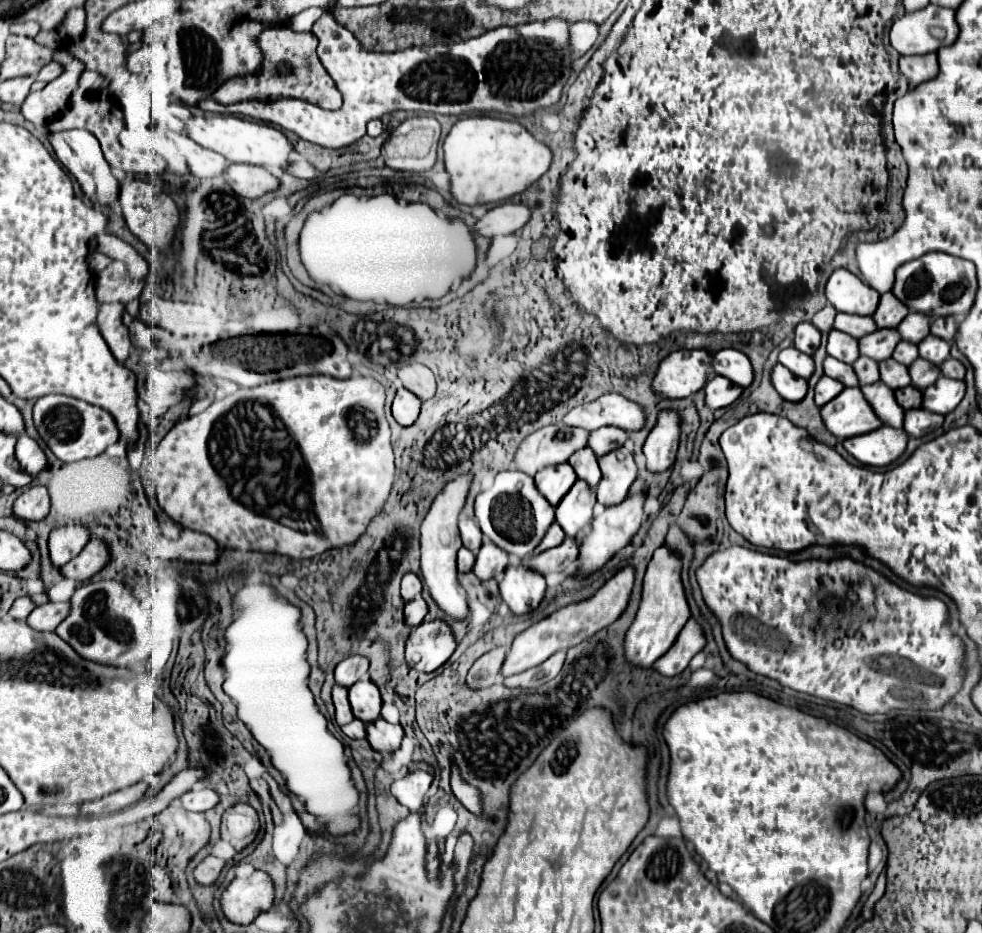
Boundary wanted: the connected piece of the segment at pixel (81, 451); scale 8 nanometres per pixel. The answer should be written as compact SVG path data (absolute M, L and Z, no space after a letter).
M45 395L37 399L33 407L35 427L53 455L63 463L73 463L101 455L109 445L117 441L117 425L113 417L95 405L67 395Z

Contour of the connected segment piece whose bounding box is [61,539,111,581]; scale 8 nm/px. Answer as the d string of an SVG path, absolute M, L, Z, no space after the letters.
M91 539L75 559L61 567L61 573L75 581L87 581L95 573L99 573L109 561L111 553L107 549L107 543L103 543L103 539Z

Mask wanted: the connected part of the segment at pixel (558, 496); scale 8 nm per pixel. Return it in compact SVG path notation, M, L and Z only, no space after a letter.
M561 463L557 467L545 467L535 475L535 485L543 493L543 497L557 507L565 493L573 487L577 475L569 463Z

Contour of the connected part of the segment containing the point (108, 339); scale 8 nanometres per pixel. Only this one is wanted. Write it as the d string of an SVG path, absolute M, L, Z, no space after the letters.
M99 303L99 315L97 315L97 327L103 335L105 343L109 345L113 357L123 363L131 351L131 339L129 331L121 321L125 307L121 303Z

